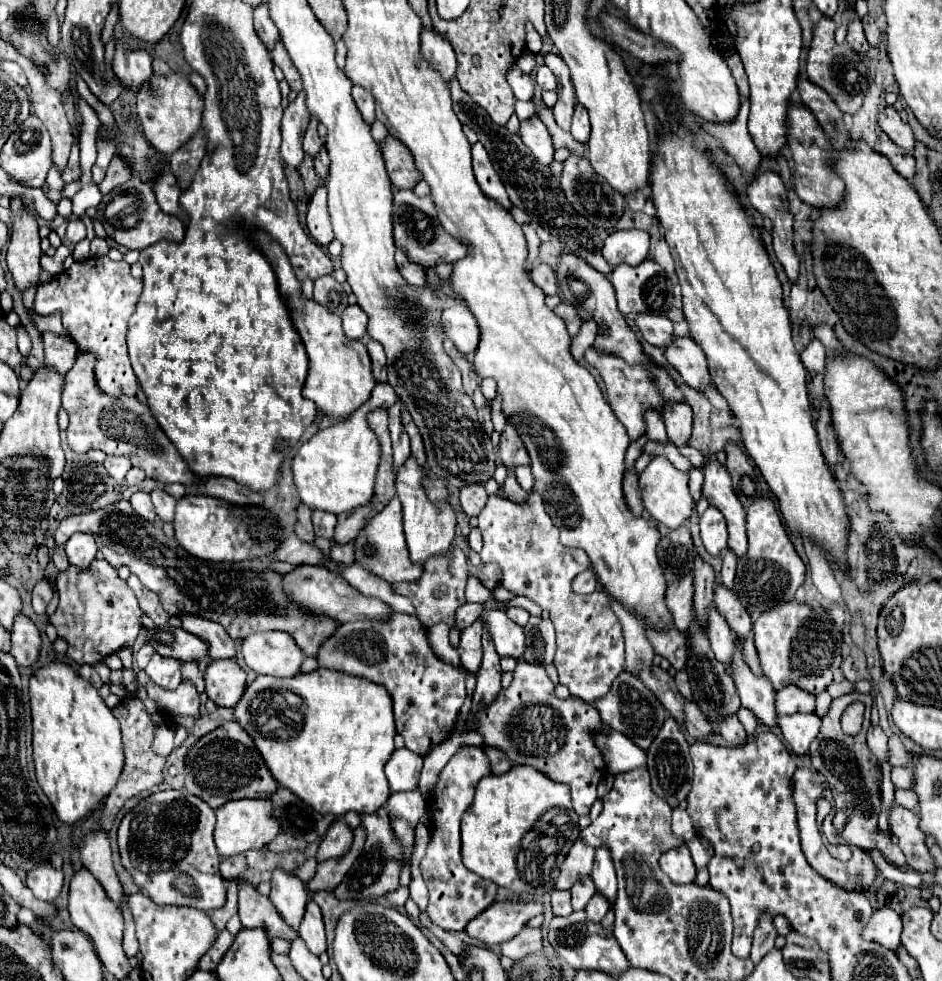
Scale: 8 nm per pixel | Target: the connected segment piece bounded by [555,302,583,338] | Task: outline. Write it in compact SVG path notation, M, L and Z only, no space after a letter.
M561 302L557 308L555 308L555 312L565 320L565 324L567 324L567 330L569 330L569 334L575 338L577 334L579 334L579 328L581 328L581 324L583 324L583 318L579 316L579 312L571 306L571 304L567 304L567 302Z

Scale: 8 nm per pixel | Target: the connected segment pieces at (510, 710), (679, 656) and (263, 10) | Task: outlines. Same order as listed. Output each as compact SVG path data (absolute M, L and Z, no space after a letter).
M519 662L517 668L513 670L513 684L509 688L503 688L491 704L483 706L473 716L473 730L483 736L485 746L503 750L513 766L529 764L547 778L551 778L553 782L569 784L575 812L579 816L589 814L591 804L597 800L597 784L607 768L603 752L597 746L597 736L599 732L611 732L611 728L605 722L601 722L601 716L597 714L597 708L593 704L581 702L581 698L573 698L573 696L567 700L559 700L553 692L553 682L547 678L541 666Z
M645 628L657 656L667 658L675 670L683 670L687 660L687 636L675 628Z
M267 4L255 8L253 18L255 18L255 32L257 32L257 36L259 36L261 42L267 46L267 50L273 52L275 44L279 42L279 30L277 30L277 26L271 22L271 18L269 18Z

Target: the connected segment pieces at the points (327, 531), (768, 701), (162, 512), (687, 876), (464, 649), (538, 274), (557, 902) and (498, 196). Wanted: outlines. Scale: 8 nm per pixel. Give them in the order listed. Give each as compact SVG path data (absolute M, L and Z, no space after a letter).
M315 510L315 512L313 512L313 528L315 528L315 536L321 536L321 538L333 542L333 526L335 526L335 518L337 518L335 514Z
M737 638L737 646L731 658L731 670L733 670L733 680L741 698L741 706L753 710L753 714L767 726L777 724L777 714L775 714L775 690L767 678L755 678L745 666L743 656L741 656L741 646L743 638Z
M153 490L151 498L153 498L153 506L155 506L159 520L161 522L173 522L177 500L173 496L169 496L165 490Z
M685 844L679 848L667 850L661 856L659 864L673 884L691 884L695 880L697 870L693 866L693 860L689 858L689 848Z
M477 620L463 630L461 642L457 648L461 656L461 664L473 674L479 670L479 664L481 664L481 634L483 634L483 624L481 620Z
M547 264L535 266L531 270L531 278L547 296L555 296L557 294L557 276L555 276L551 266L547 266Z
M553 890L551 892L551 906L553 906L553 914L555 916L569 916L571 910L571 898L569 892L561 892L561 890Z
M475 142L475 144L471 146L471 150L473 150L473 170L475 170L477 184L481 186L481 190L483 190L489 198L497 200L503 208L509 210L509 208L511 208L511 202L509 202L509 198L507 198L505 186L501 184L501 178L497 176L493 164L489 162L487 150L481 146L481 142Z

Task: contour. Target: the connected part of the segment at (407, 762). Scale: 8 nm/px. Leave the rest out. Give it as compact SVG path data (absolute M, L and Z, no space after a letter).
M399 748L391 754L389 762L385 764L385 776L393 792L399 790L413 790L419 782L419 774L423 768L423 758L413 754L407 748Z

